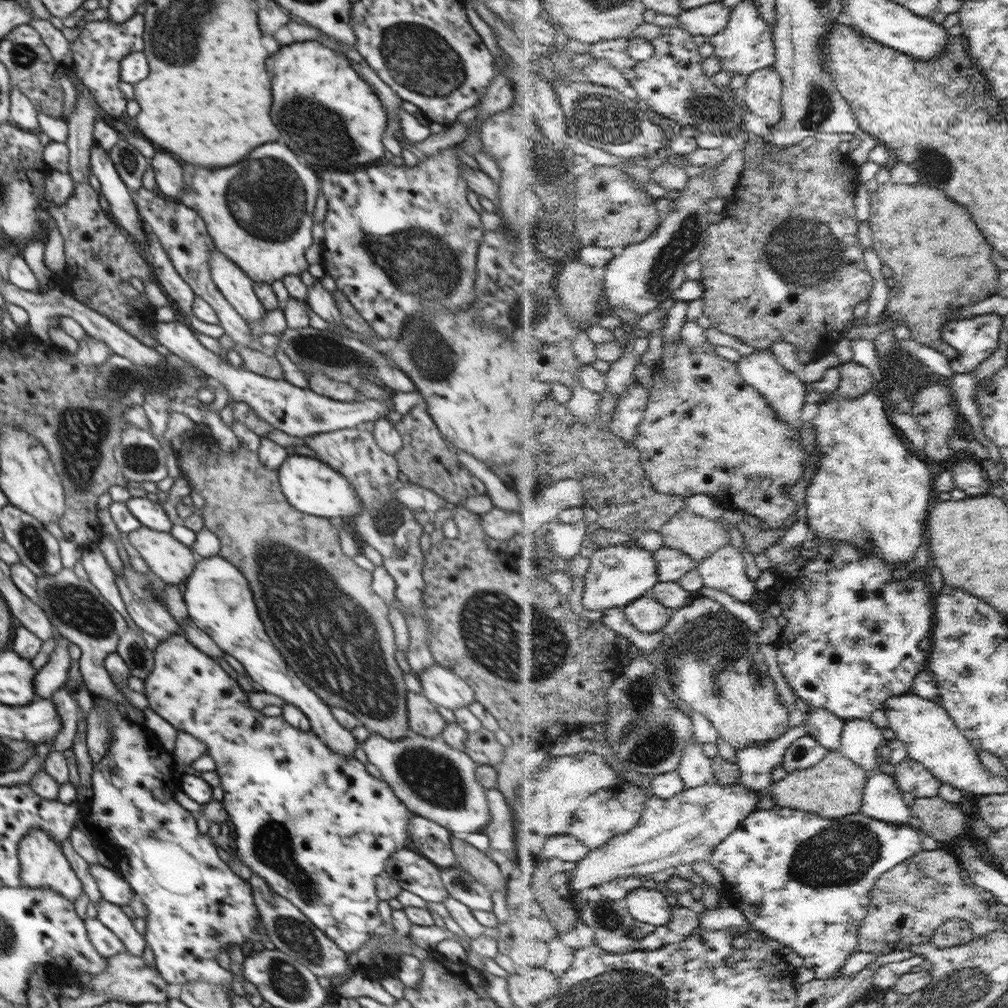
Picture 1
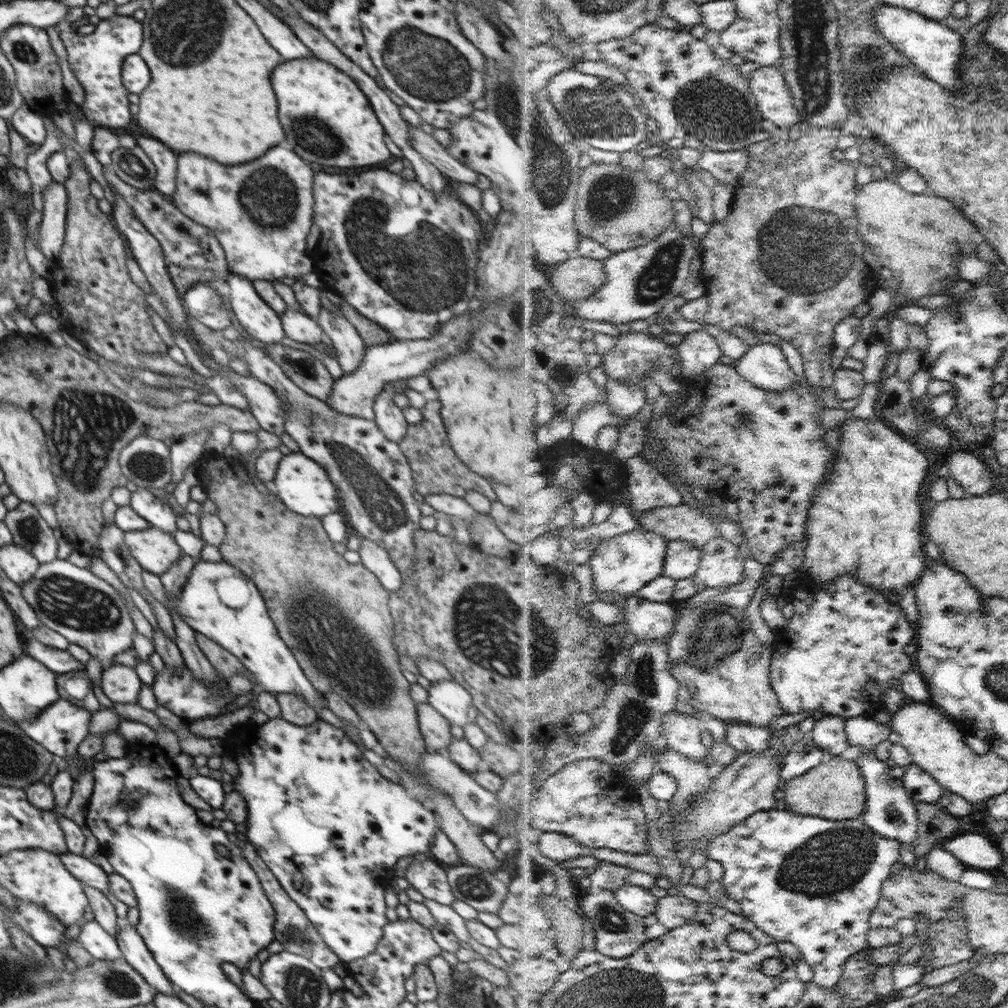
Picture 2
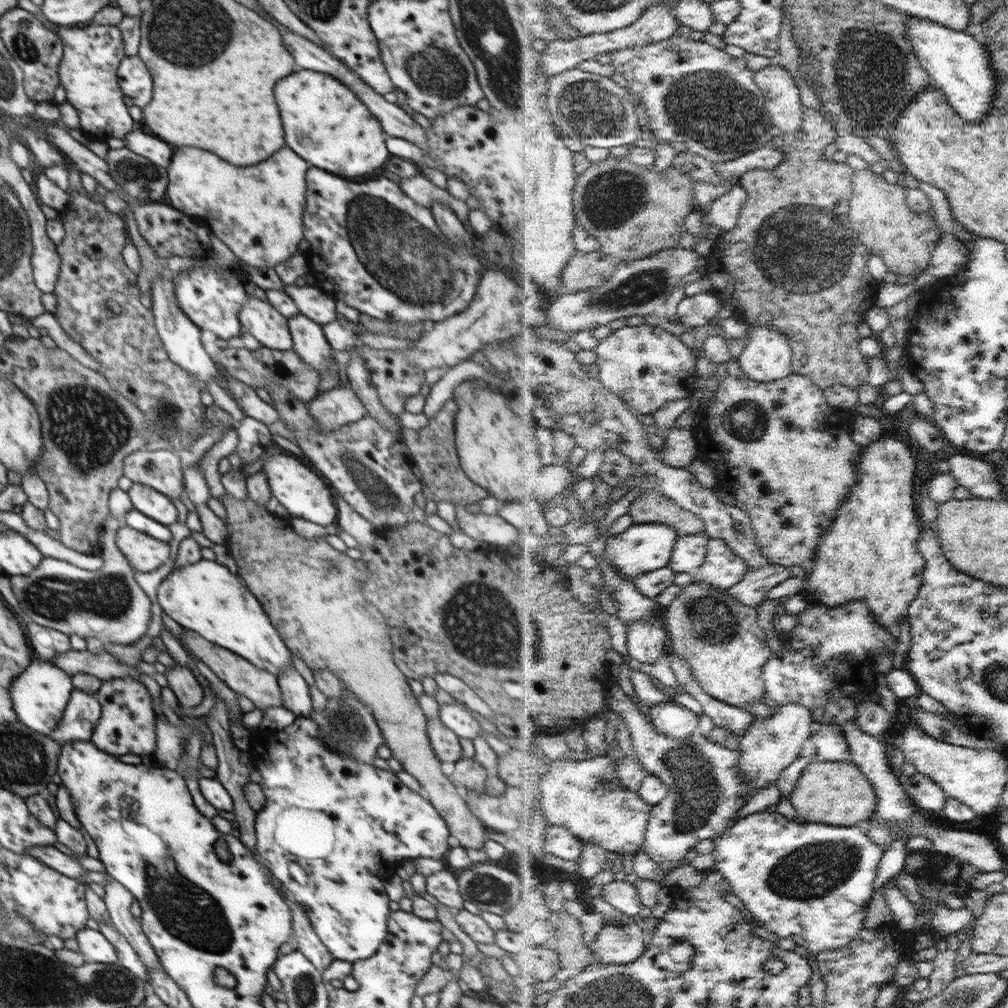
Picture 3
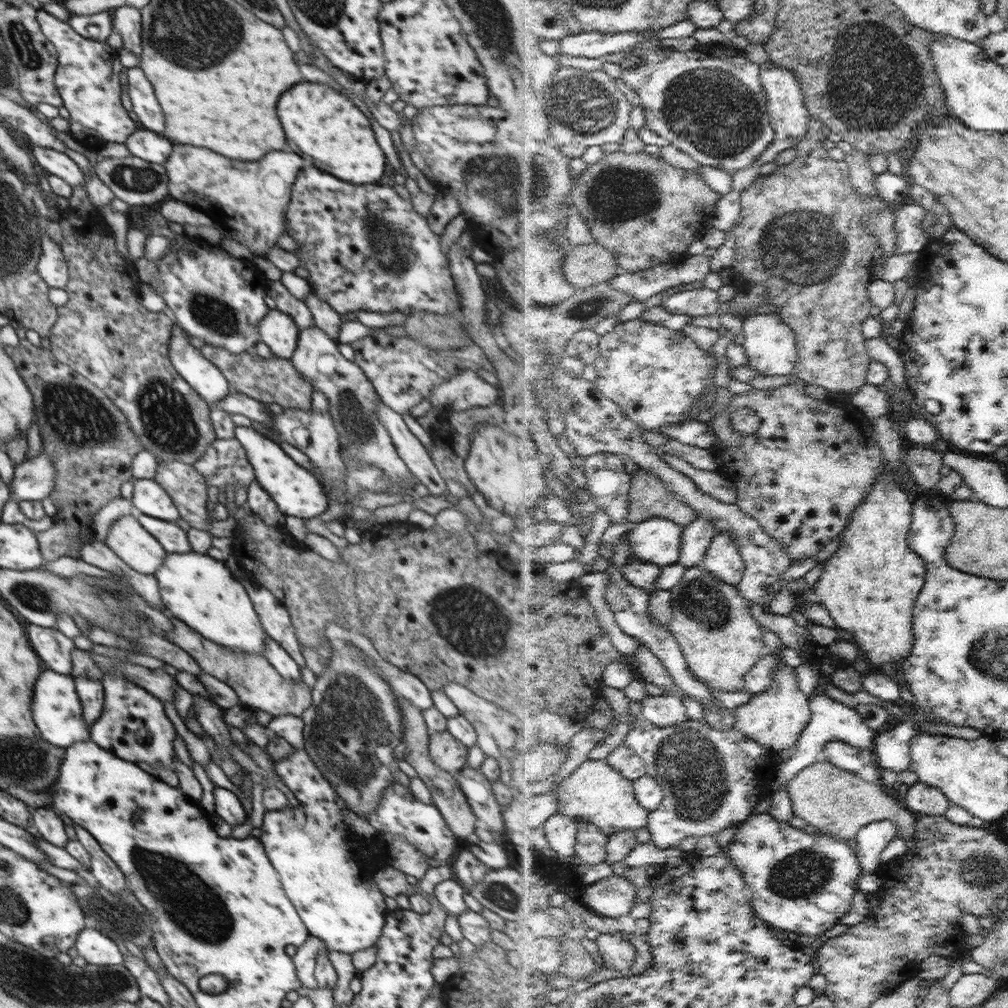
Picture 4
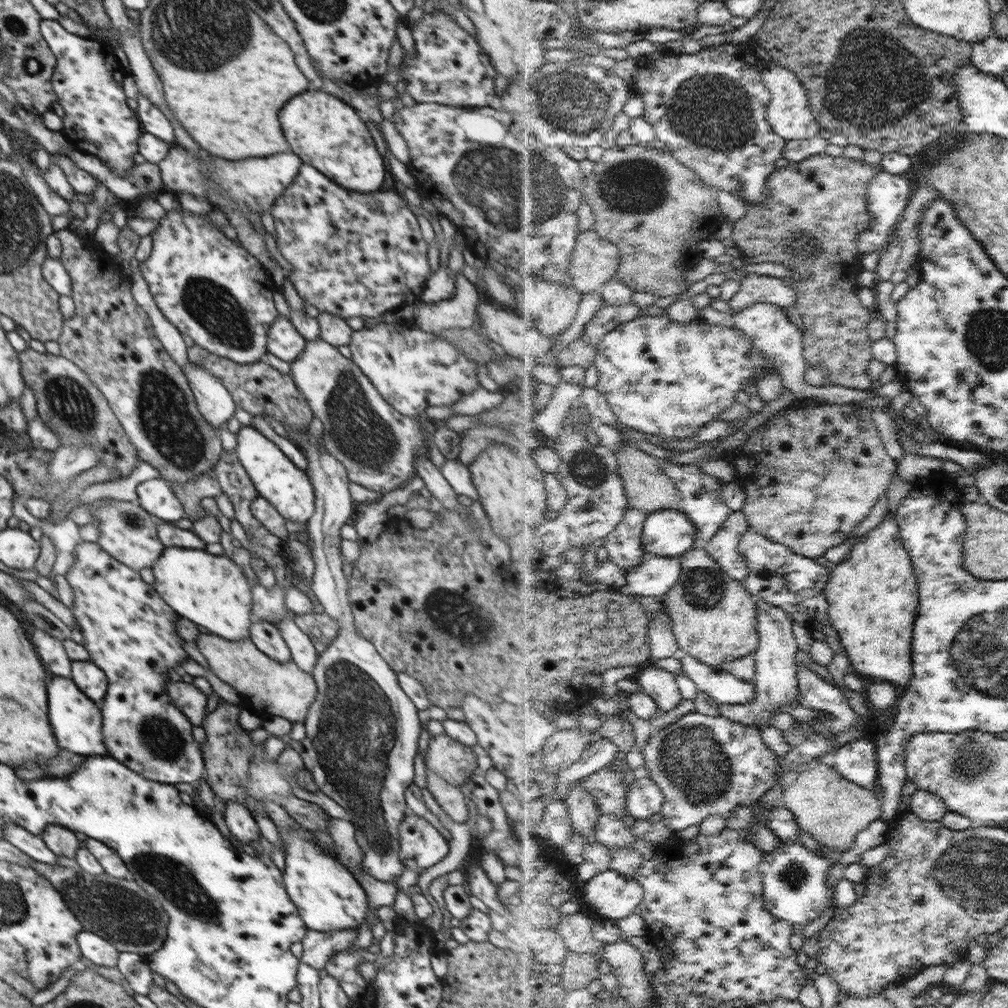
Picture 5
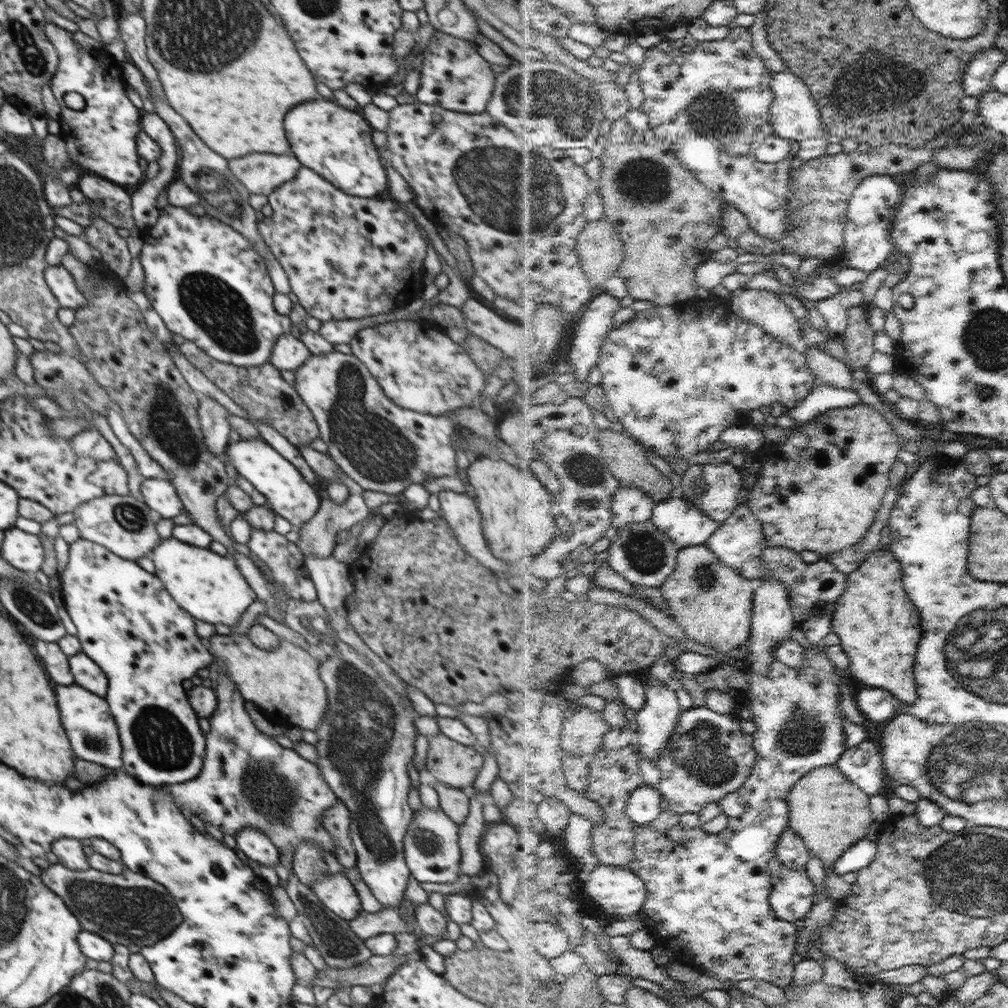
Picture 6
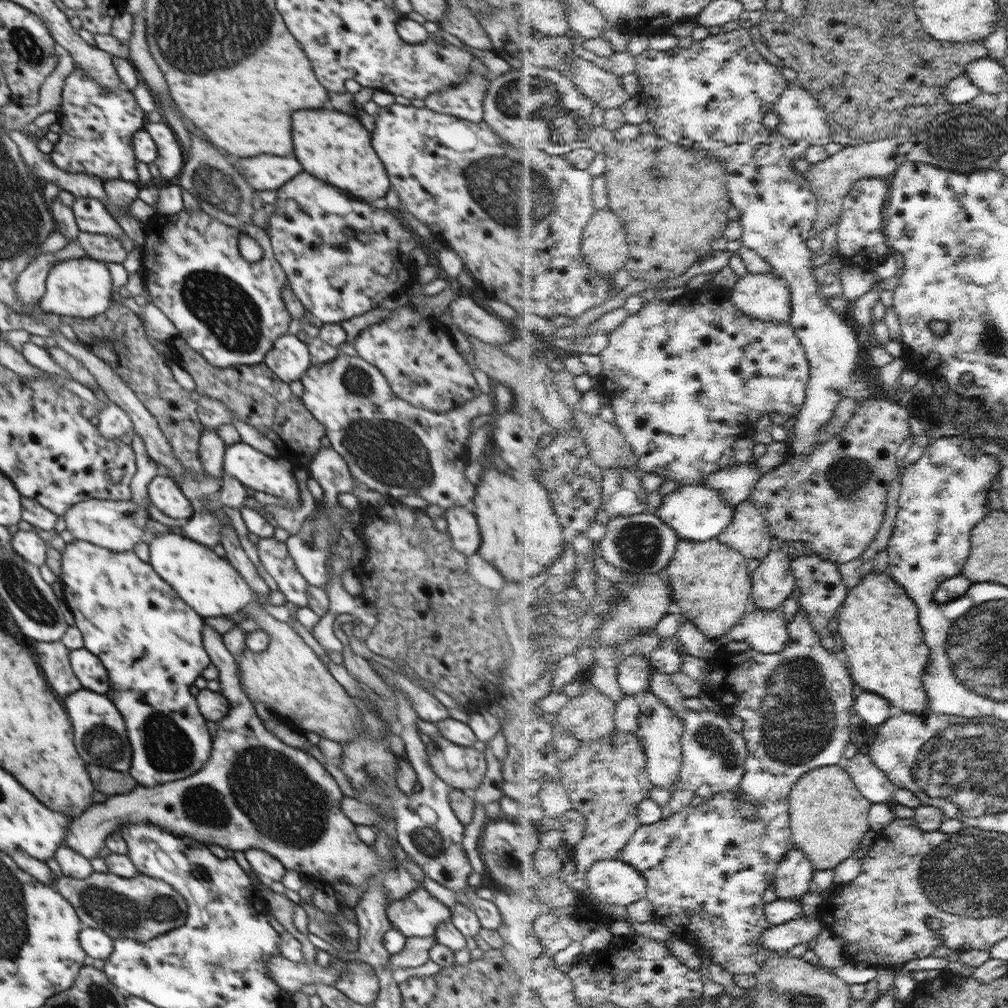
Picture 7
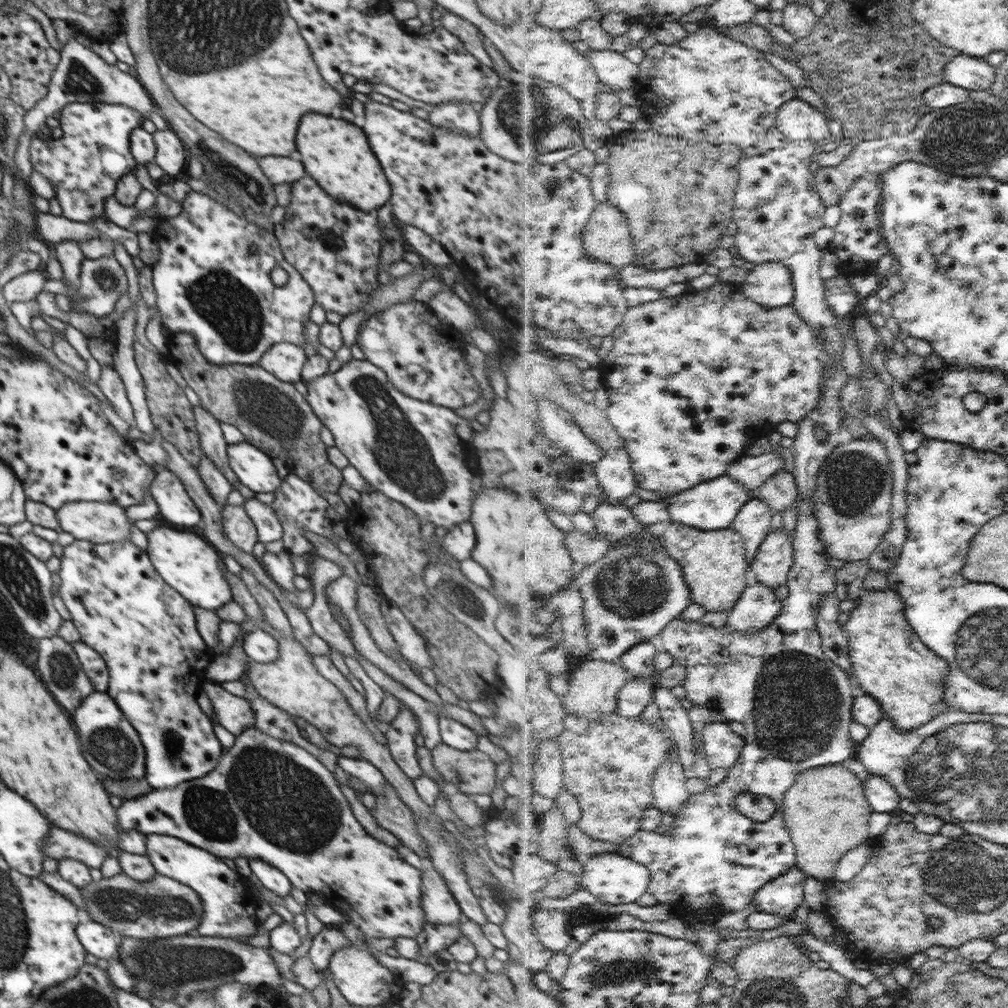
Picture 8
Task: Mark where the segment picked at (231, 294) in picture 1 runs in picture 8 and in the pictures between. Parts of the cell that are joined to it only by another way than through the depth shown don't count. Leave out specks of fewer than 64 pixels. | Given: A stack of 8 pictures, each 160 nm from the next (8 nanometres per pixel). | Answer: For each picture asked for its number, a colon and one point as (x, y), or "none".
2: (257, 318)
3: (260, 319)
4: (277, 330)
5: (284, 342)
6: (289, 353)
7: (289, 359)
8: (285, 360)

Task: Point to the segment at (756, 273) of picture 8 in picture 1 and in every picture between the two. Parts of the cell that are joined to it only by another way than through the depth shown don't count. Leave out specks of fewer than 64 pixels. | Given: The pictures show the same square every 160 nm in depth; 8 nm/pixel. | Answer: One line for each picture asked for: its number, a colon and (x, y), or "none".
1: (786, 390)
2: (766, 365)
3: (769, 356)
4: (772, 346)
5: (775, 335)
6: (767, 309)
7: (768, 296)

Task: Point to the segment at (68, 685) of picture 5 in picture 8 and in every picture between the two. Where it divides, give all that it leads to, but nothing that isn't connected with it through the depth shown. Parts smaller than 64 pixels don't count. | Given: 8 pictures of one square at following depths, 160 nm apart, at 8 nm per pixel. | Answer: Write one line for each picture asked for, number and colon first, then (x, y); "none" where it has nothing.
6: (92, 730)
7: (102, 740)
8: (120, 754)

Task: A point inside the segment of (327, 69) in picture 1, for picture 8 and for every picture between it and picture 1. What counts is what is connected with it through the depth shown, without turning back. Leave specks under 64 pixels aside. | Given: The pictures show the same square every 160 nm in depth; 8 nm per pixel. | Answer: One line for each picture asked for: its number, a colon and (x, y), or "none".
2: (346, 132)
3: (327, 124)
4: (331, 130)
5: (326, 132)
6: (337, 143)
7: (332, 146)
8: (336, 154)

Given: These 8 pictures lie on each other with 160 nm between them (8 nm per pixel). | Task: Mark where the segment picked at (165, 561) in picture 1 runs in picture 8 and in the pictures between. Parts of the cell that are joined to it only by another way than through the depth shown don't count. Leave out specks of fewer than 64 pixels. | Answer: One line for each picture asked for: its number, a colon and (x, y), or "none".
2: (156, 551)
3: (146, 554)
4: (126, 537)
5: (126, 531)
6: (125, 525)
7: (118, 526)
8: (100, 522)

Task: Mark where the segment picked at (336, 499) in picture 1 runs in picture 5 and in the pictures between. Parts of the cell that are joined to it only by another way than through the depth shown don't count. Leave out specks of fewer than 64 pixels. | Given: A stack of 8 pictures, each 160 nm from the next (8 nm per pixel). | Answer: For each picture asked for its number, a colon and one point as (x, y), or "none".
2: (303, 485)
3: (304, 492)
4: (297, 492)
5: (288, 489)

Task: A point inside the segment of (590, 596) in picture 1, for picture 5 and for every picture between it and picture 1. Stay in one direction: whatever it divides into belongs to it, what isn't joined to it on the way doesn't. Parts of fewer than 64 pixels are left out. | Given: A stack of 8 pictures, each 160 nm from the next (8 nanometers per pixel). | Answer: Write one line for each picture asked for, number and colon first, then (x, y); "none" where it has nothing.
2: (623, 565)
3: (643, 548)
4: (660, 540)
5: (670, 532)

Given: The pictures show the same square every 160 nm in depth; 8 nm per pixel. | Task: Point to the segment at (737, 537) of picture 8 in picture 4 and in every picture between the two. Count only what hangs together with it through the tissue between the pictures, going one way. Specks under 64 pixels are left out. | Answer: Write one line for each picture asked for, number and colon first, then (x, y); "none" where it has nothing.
4: (723, 641)
5: (716, 618)
6: (715, 604)
7: (712, 580)

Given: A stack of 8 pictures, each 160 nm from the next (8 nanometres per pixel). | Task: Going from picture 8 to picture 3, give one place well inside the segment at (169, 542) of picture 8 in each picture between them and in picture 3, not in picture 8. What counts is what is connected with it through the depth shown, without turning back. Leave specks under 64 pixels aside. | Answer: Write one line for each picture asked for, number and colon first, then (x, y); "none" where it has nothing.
3: (205, 597)
4: (207, 594)
5: (212, 591)
6: (210, 587)
7: (209, 584)

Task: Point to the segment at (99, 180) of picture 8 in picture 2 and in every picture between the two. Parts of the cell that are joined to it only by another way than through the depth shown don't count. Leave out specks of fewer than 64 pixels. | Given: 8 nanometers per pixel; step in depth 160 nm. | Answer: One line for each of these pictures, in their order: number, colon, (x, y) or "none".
2: (95, 55)
3: (88, 69)
4: (87, 77)
5: (87, 80)
6: (101, 138)
7: (98, 125)

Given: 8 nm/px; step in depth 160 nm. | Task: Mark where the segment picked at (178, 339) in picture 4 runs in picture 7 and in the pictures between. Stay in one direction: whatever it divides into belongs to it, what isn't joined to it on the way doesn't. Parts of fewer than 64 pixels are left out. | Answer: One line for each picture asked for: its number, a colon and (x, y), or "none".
5: (214, 402)
6: (214, 424)
7: (212, 449)

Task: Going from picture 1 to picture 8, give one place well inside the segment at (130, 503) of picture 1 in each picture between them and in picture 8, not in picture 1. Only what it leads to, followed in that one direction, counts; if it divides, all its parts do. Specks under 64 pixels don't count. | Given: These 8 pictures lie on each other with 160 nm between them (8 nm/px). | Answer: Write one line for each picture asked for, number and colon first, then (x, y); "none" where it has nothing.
2: (150, 507)
3: (154, 504)
4: (149, 498)
5: (156, 495)
6: (160, 495)
7: (164, 493)
8: (175, 505)

